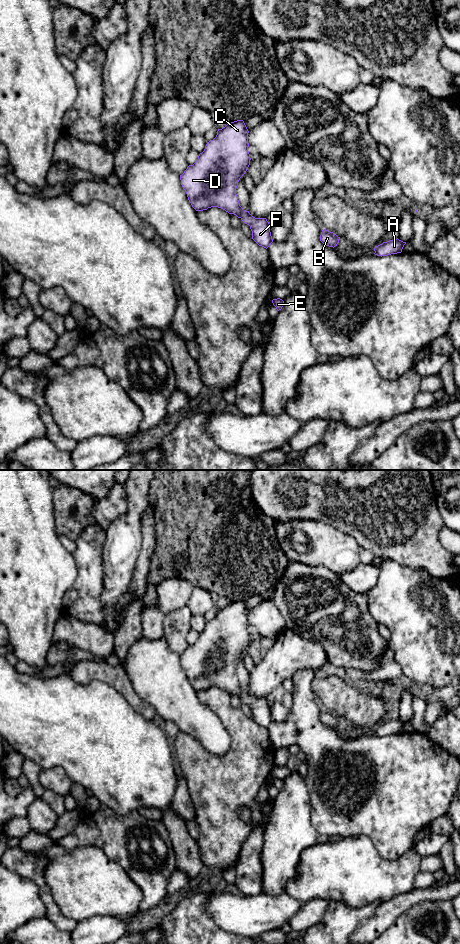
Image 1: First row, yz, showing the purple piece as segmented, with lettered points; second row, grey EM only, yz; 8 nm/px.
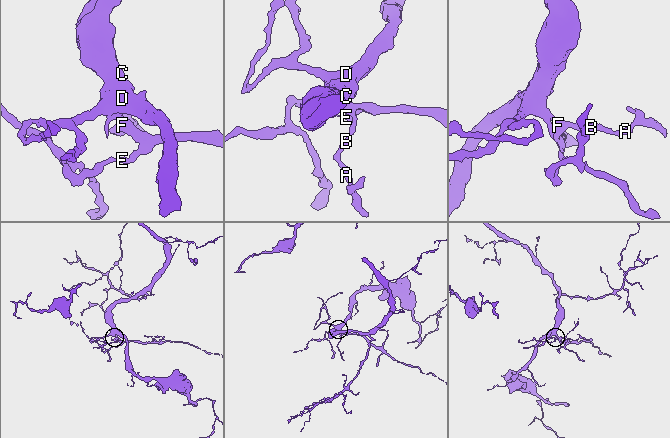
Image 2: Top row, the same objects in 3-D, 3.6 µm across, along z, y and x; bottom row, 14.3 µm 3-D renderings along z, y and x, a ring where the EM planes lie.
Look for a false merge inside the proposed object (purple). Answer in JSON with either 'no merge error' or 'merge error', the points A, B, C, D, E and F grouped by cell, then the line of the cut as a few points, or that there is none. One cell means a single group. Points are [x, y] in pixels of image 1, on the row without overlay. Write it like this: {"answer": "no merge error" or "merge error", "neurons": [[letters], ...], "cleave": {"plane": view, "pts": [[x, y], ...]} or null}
{"answer": "no merge error", "neurons": [["A", "B", "C", "D", "E", "F"]], "cleave": null}

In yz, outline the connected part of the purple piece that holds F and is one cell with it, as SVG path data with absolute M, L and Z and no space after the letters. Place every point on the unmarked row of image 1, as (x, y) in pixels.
M243 600L227 603L225 607L218 609L216 617L207 622L197 641L193 645L189 645L184 653L180 655L180 660L189 682L196 691L218 687L229 694L236 695L250 706L252 719L259 726L267 729L273 722L269 702L266 698L255 698L249 691L244 690L240 686L236 674L238 662L246 653L251 640L248 631L248 613L249 611Z

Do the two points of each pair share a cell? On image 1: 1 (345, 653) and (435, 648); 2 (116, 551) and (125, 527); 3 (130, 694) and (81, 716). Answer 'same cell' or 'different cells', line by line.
1: different cells
2: same cell
3: different cells

